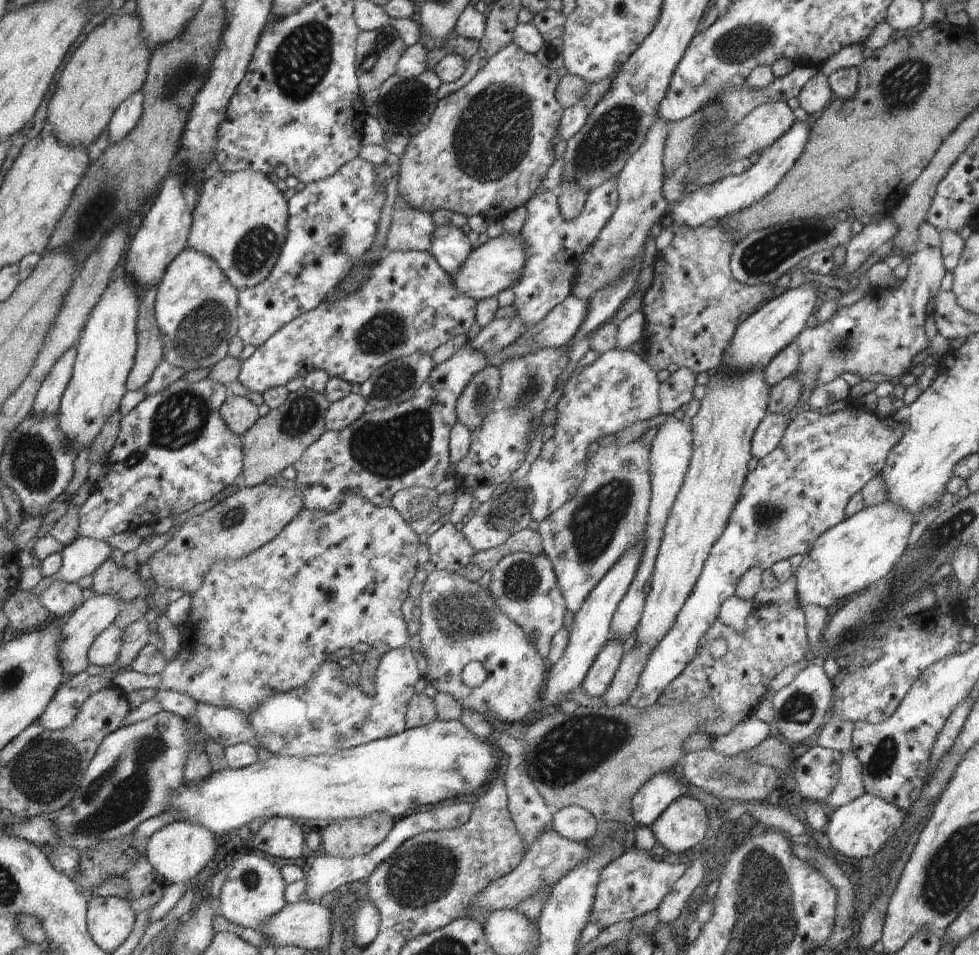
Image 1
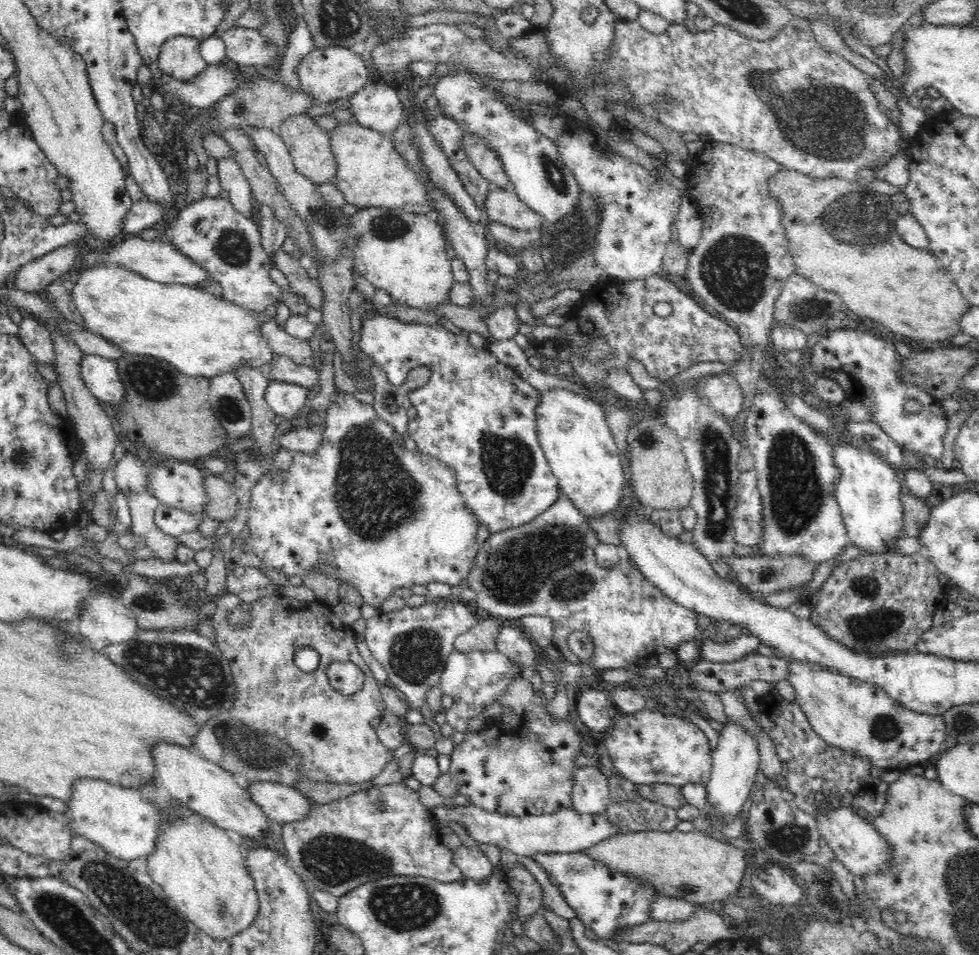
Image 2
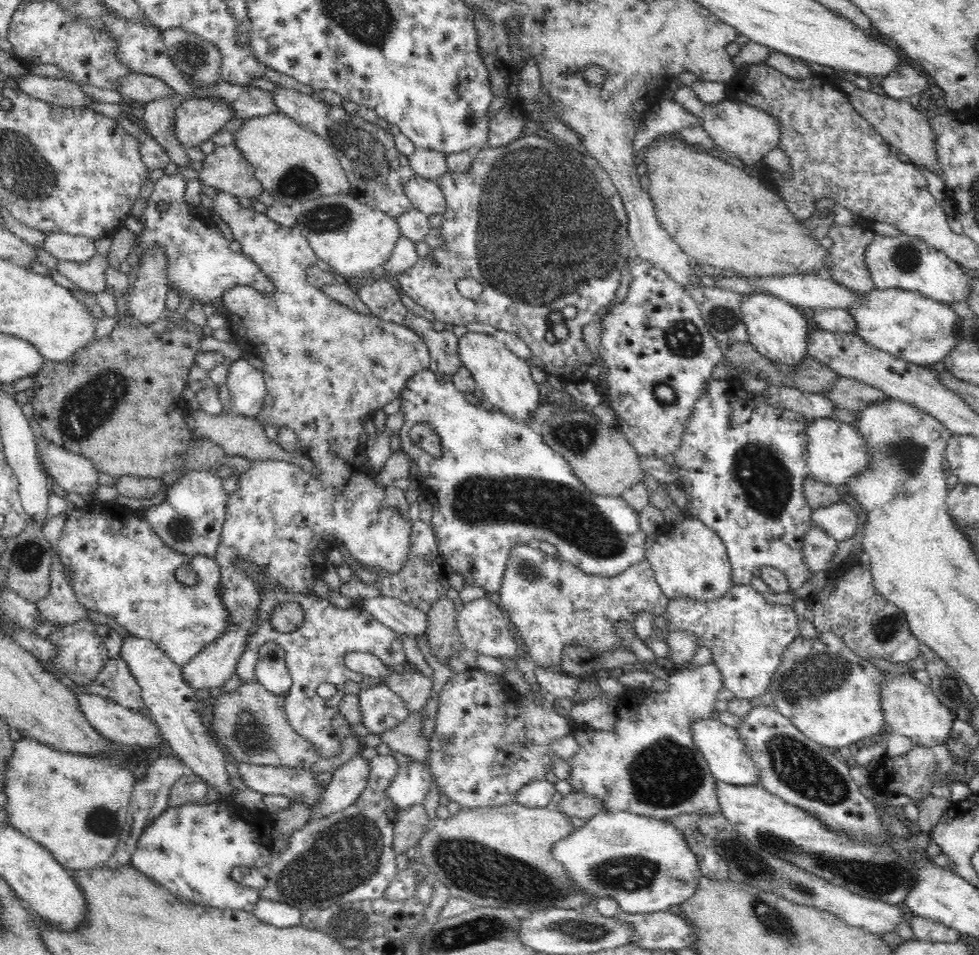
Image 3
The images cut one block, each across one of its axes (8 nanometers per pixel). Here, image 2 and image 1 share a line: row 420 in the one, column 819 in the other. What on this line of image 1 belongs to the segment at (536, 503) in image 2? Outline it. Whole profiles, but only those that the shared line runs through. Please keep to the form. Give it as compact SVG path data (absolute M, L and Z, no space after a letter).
M849 396L847 399L846 410L835 411L829 415L820 414L816 409L802 411L794 420L789 421L778 446L761 458L754 471L746 475L741 497L730 515L726 528L711 548L710 556L704 563L692 594L678 613L676 624L659 645L650 651L651 655L640 673L638 684L624 705L646 709L656 703L666 686L697 655L701 638L718 620L720 606L724 600L735 595L740 577L752 567L770 569L777 562L788 560L795 554L805 555L821 534L846 519L845 508L850 498L861 492L862 487L875 476L881 474L889 452L900 442L907 426L897 423L895 429L891 429L883 411L869 412L861 398Z

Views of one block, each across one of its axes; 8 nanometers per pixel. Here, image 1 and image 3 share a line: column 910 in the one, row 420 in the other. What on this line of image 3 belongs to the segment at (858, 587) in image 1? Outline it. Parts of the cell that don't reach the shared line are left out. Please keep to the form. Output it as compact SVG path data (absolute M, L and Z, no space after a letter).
M468 331L460 337L457 351L461 363L472 374L476 387L482 390L482 399L488 400L497 410L506 413L514 421L538 426L538 423L531 421L532 414L542 404L538 384L532 379L528 361L518 358L504 342L496 341L492 335L480 332Z

